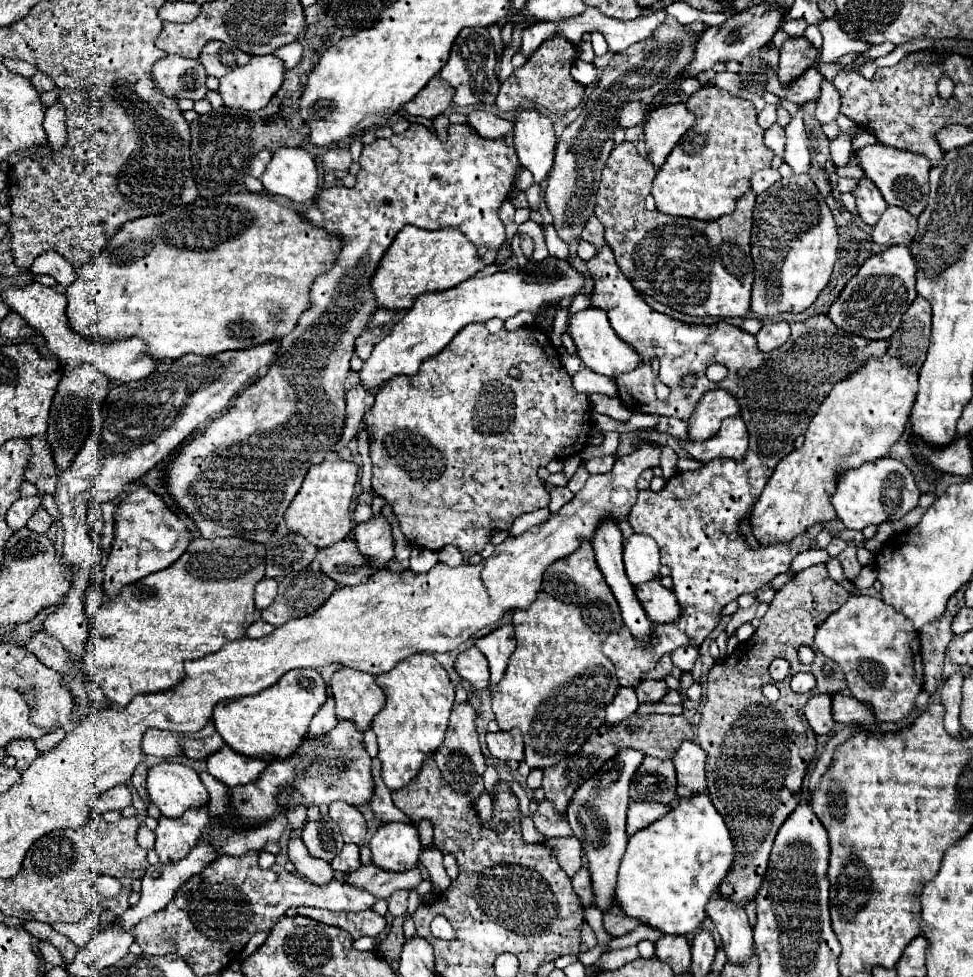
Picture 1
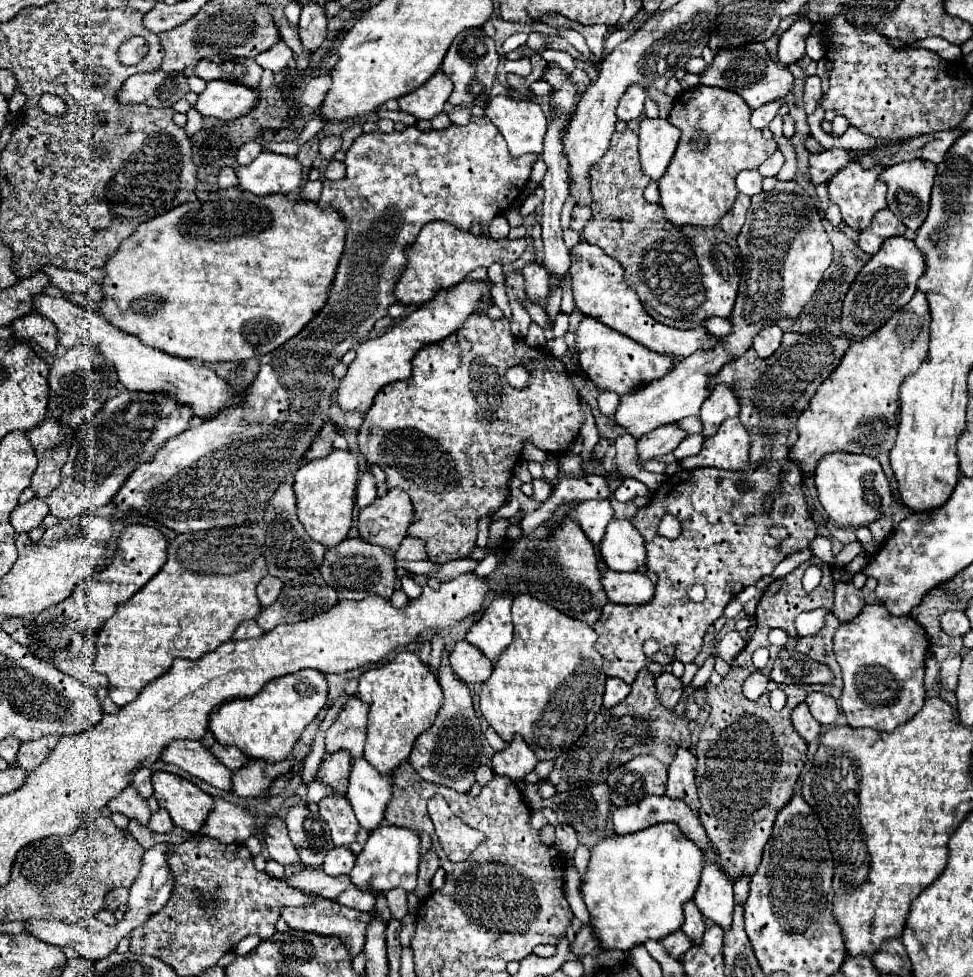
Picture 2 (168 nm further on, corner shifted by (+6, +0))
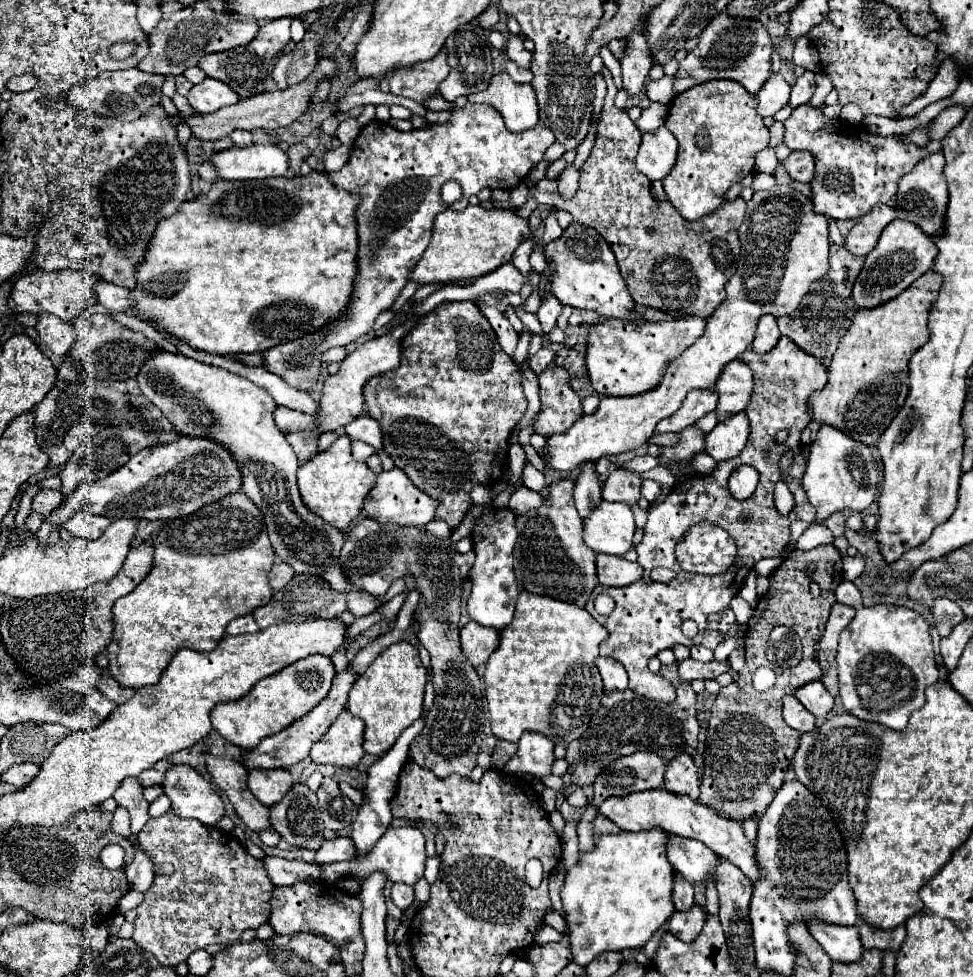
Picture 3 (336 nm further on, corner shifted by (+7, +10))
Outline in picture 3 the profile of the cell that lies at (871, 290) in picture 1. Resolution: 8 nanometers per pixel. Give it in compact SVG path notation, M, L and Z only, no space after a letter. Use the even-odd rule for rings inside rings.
M892 220L884 228L876 248L866 256L864 268L860 276L856 278L856 284L852 288L852 300L856 308L870 310L870 308L878 308L880 304L896 298L914 280L918 280L926 270L932 268L936 254L938 254L936 246L924 232L920 232L920 228L916 228L908 220Z

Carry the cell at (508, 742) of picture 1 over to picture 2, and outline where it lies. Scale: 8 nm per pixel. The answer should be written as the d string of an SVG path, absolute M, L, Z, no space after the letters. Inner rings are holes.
M521 736L513 738L513 742L507 744L503 752L497 752L493 756L493 772L497 776L509 776L515 780L525 780L525 776L535 768L539 758L535 752L525 744Z

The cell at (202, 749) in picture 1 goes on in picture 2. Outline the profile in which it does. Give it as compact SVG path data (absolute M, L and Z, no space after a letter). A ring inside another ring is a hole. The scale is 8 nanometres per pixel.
M213 744L213 748L209 748L209 752L213 752L213 756L223 762L229 770L239 770L243 768L249 758L235 746L221 746L221 744Z

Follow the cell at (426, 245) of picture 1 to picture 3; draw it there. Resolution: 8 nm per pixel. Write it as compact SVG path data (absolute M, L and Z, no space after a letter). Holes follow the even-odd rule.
M468 206L462 212L452 208L440 212L434 220L432 238L422 258L410 272L410 280L416 284L448 284L456 280L476 280L504 262L512 260L514 250L522 240L530 236L528 220L520 218L512 210L486 210L482 206Z

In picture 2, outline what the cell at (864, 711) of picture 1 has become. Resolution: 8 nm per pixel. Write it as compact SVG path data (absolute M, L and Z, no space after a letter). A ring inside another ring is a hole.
M811 692L807 698L805 698L805 704L809 706L813 718L823 724L823 726L831 726L835 724L835 720L839 718L839 706L837 706L837 700L829 694L823 694L823 692Z

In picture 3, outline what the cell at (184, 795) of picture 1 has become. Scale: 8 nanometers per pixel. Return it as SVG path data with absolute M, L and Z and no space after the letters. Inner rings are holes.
M172 764L162 788L180 818L196 818L204 826L216 826L224 816L224 804L214 786L186 764Z

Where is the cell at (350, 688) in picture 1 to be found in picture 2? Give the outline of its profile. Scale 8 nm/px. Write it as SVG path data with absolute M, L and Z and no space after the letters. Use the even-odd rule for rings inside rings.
M357 696L347 702L339 718L325 734L325 744L329 754L347 750L353 760L363 756L367 740L367 710L369 708L365 706L365 702L361 702Z

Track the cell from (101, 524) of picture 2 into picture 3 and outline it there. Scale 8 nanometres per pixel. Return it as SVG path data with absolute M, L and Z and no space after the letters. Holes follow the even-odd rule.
M76 512L72 516L72 520L64 522L64 528L72 534L72 536L80 536L80 538L88 538L88 540L94 540L94 538L100 538L104 528L110 524L108 518L104 516L92 516L88 512Z

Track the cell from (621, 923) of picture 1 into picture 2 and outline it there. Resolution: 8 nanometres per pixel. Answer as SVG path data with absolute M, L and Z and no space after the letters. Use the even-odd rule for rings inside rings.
M585 924L577 934L575 942L569 946L569 950L577 956L583 958L587 954L597 954L597 938L593 938L593 930L589 924Z

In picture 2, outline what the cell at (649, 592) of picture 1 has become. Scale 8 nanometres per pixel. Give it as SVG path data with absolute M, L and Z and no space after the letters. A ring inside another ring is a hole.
M603 572L603 590L617 604L645 604L653 598L655 584L641 572Z

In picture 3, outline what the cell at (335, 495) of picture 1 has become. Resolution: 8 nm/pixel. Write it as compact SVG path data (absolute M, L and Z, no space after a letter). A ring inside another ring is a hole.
M346 434L338 436L338 440L328 450L318 452L312 460L298 468L298 488L304 504L308 506L310 512L314 512L340 532L344 532L352 524L352 520L360 514L362 502L374 484L376 474L364 462L356 462L352 458L350 438Z

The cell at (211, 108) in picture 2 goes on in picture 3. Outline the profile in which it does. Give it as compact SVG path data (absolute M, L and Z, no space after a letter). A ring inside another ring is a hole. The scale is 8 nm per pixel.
M206 78L204 82L194 84L192 90L188 92L188 102L200 114L216 112L224 106L236 104L238 100L240 100L240 96L236 96L236 92L232 92L232 88L228 88L228 84L224 84L216 78Z

